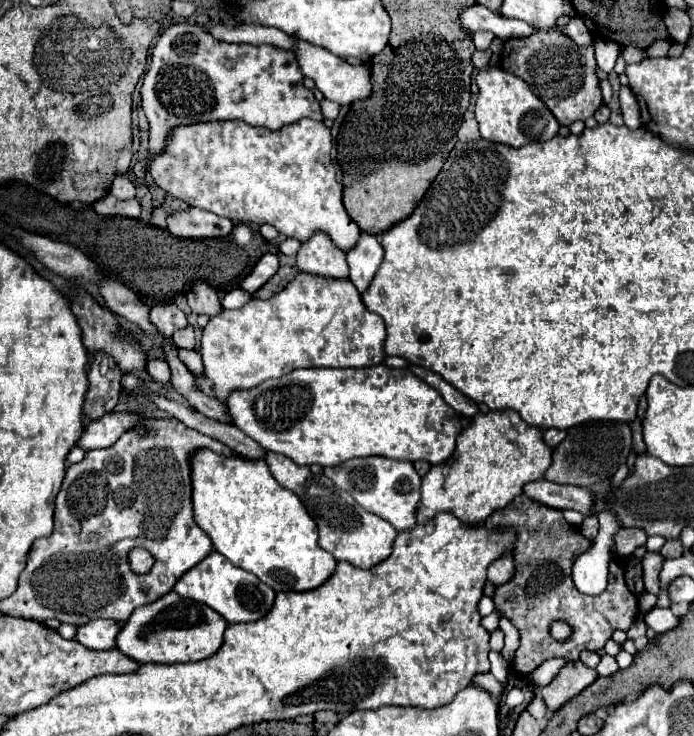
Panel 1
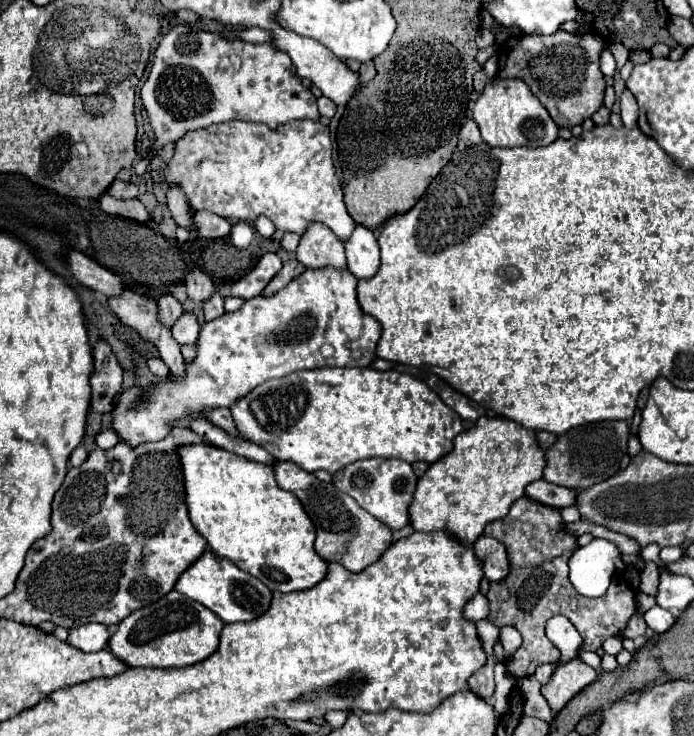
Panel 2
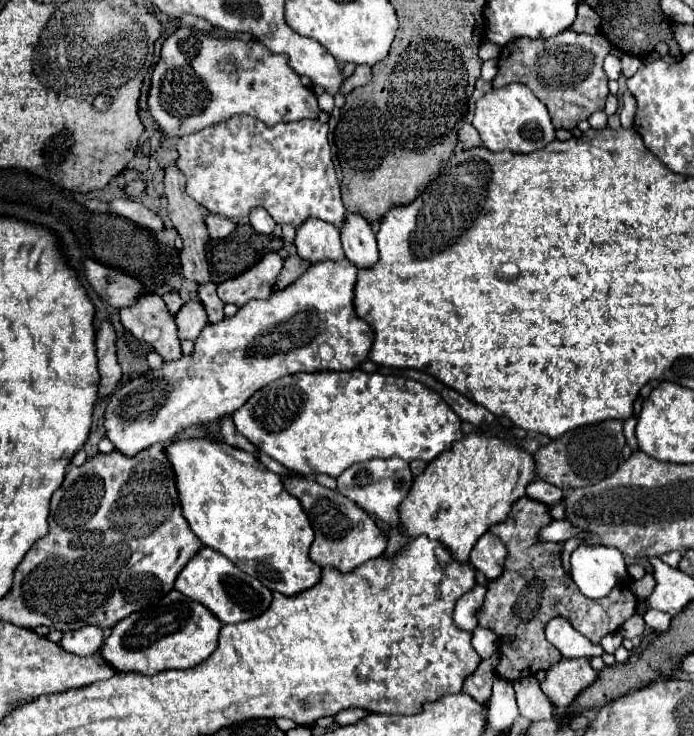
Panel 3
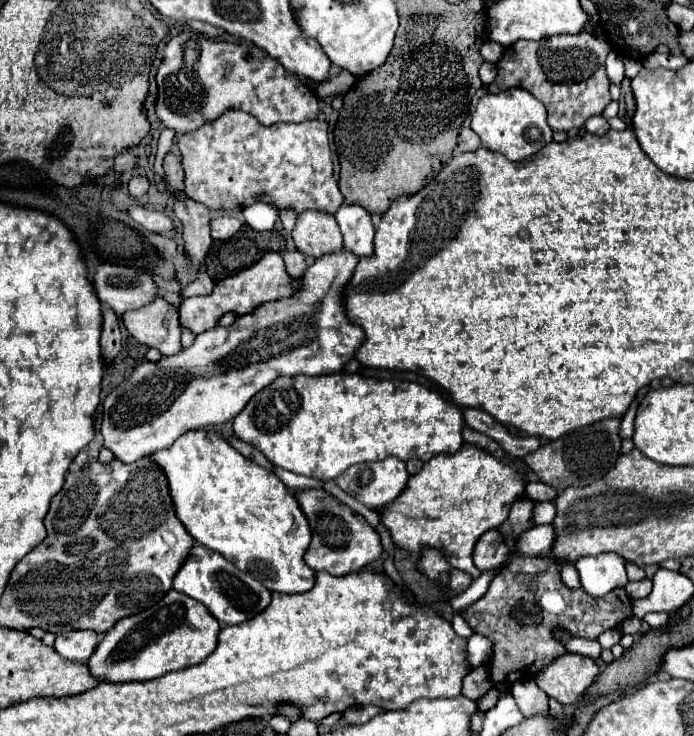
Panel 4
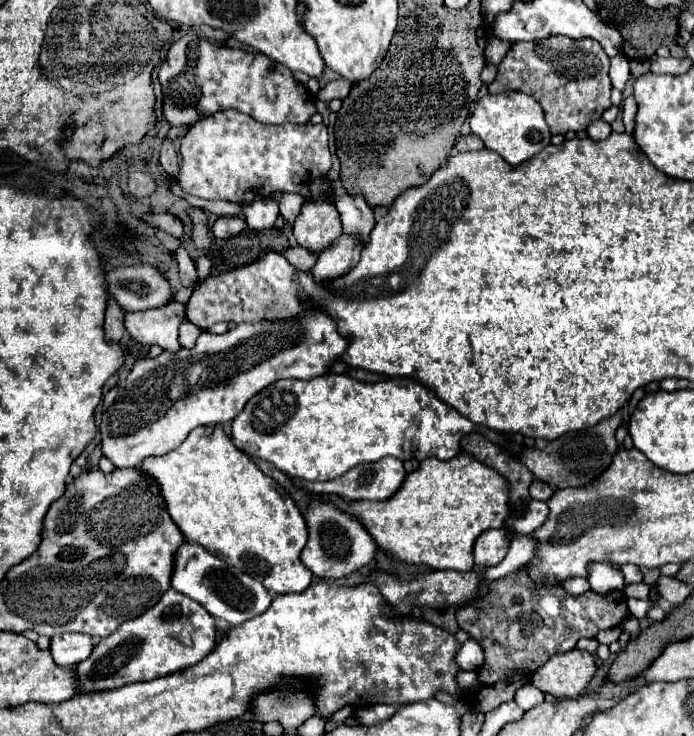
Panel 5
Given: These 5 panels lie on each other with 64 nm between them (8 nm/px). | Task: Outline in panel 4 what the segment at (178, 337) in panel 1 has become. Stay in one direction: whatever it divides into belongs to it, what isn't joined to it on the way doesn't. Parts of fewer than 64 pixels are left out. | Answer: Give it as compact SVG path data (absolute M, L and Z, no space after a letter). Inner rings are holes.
M268 252L256 264L252 264L250 268L244 268L244 270L236 272L234 276L228 276L226 280L216 282L214 292L210 296L186 298L180 304L180 328L190 330L192 334L202 334L208 328L212 328L216 324L216 320L222 318L222 314L230 312L230 310L234 310L238 316L252 312L258 304L292 296L294 290L298 288L298 284L300 284L300 280L292 280L286 274L282 256L278 252Z

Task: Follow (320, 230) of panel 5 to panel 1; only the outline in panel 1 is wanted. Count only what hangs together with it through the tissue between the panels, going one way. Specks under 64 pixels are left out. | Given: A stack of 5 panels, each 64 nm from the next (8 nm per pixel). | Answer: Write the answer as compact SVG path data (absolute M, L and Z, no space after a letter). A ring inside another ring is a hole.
M316 232L300 246L296 254L296 268L300 272L326 278L348 278L346 254L338 250L322 232Z

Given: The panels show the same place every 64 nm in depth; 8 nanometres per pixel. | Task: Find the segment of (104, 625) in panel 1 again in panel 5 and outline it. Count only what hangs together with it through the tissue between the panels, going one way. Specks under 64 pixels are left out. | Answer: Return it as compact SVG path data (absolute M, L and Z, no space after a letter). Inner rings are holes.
M60 634L52 638L52 658L56 660L56 664L60 666L76 666L82 660L86 660L92 654L92 636L88 634Z

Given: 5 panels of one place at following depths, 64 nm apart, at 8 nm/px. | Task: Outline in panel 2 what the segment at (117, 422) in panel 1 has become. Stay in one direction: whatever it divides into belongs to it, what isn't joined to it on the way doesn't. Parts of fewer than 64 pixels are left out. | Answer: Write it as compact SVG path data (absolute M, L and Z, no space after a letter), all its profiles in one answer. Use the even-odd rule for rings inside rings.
M112 426L100 430L100 432L94 436L94 444L96 444L98 448L112 448L112 446L116 446L118 440L120 440L120 438L118 438L118 434L116 434L116 430L114 430Z

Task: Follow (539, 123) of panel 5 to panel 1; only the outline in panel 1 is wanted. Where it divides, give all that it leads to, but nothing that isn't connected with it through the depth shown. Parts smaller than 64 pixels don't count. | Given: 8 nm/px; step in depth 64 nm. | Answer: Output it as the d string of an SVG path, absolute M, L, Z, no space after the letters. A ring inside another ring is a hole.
M488 66L476 76L476 84L480 92L474 114L480 124L482 138L518 148L532 142L546 142L558 134L560 128L558 120L552 116L552 112L548 112L548 106L544 106L544 102L538 100L538 96L518 76L504 72L500 66Z

